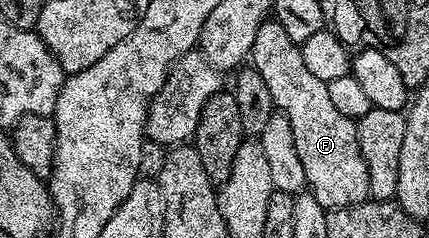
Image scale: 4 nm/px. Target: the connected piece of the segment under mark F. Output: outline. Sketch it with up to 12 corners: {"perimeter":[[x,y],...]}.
{"perimeter":[[267,18],[249,59],[327,210],[371,199],[358,126]]}

